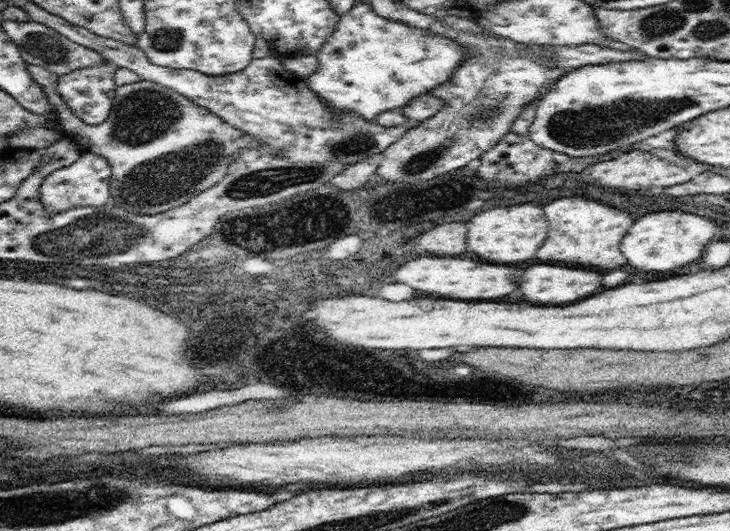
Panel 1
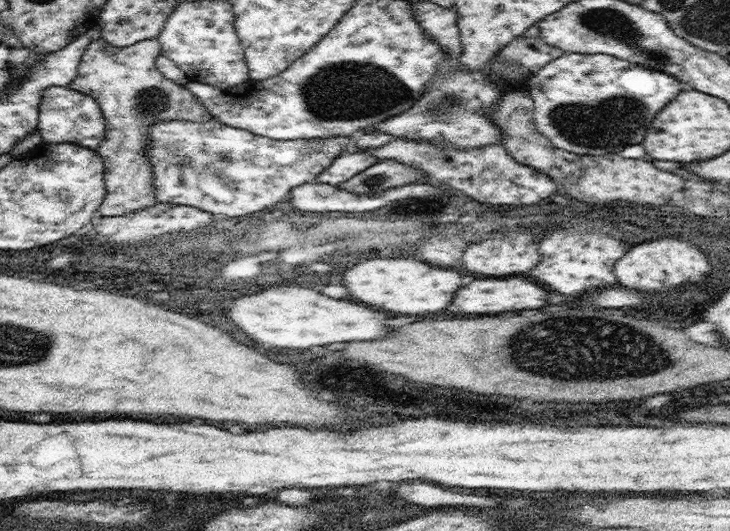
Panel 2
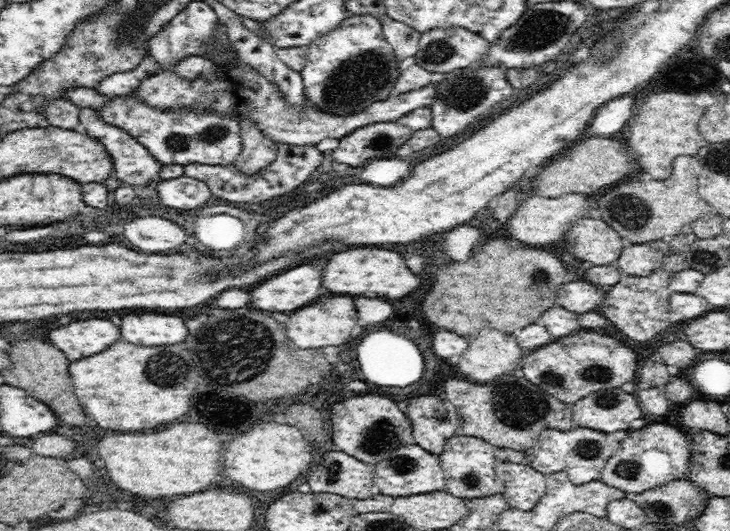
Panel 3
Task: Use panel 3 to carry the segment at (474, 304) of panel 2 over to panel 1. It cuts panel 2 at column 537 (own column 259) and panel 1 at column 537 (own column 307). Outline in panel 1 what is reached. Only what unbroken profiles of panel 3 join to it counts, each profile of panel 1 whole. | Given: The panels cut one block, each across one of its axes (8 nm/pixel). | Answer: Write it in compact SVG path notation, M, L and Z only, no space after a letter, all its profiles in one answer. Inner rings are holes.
M548 264L526 268L518 280L518 290L522 290L524 302L534 302L536 306L570 304L574 300L586 298L598 286L598 272Z

